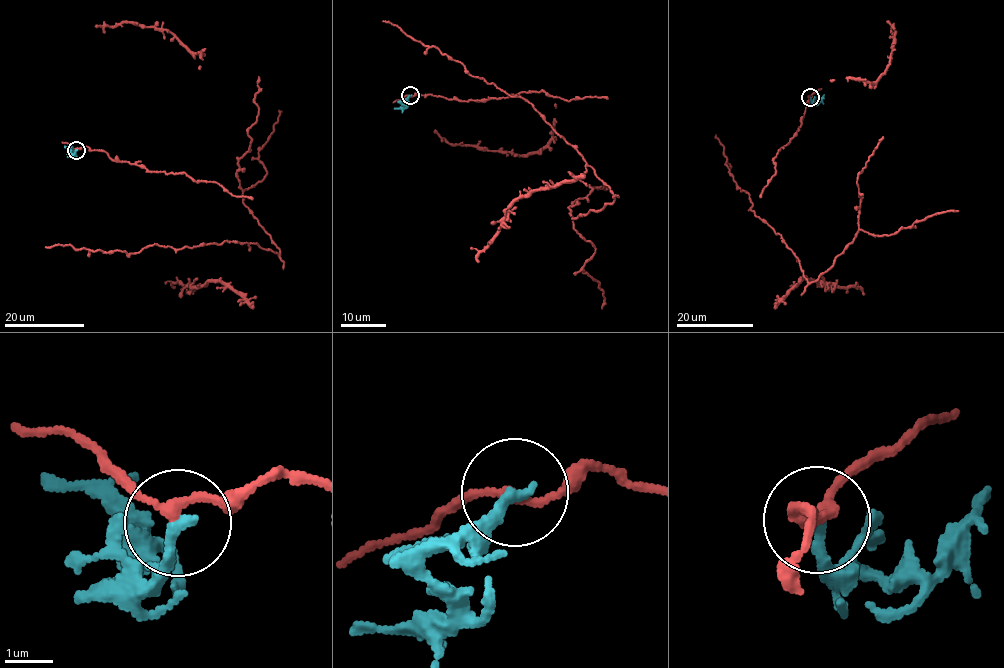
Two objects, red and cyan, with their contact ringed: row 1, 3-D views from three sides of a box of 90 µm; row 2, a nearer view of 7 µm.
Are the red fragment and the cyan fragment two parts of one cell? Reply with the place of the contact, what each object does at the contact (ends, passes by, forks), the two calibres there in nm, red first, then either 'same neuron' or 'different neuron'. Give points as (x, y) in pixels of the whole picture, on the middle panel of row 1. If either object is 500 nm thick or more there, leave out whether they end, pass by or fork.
at (410, 95); red passes by; cyan ends there; 160 nm thick on the red side, 260 nm on the other; different neuron

